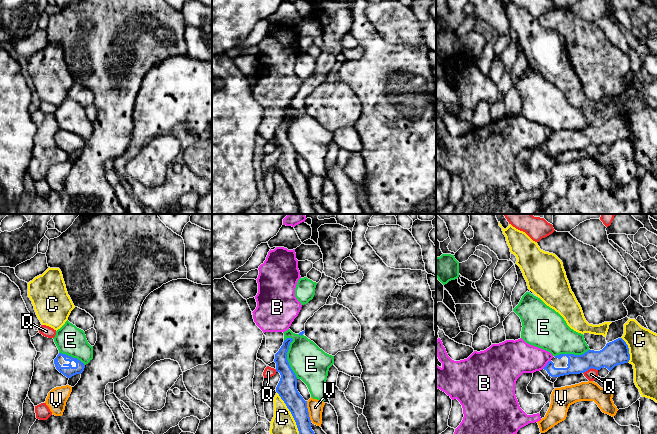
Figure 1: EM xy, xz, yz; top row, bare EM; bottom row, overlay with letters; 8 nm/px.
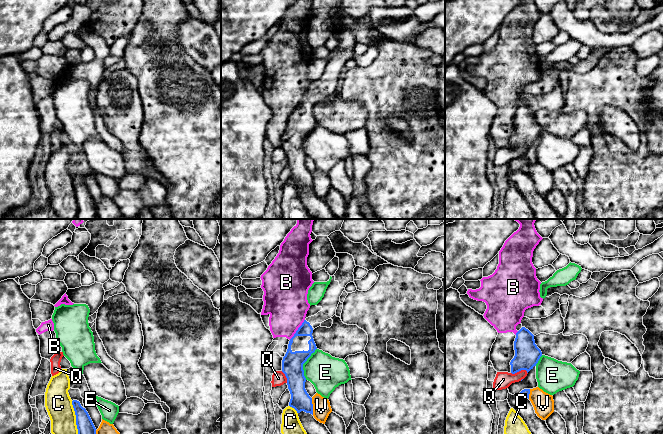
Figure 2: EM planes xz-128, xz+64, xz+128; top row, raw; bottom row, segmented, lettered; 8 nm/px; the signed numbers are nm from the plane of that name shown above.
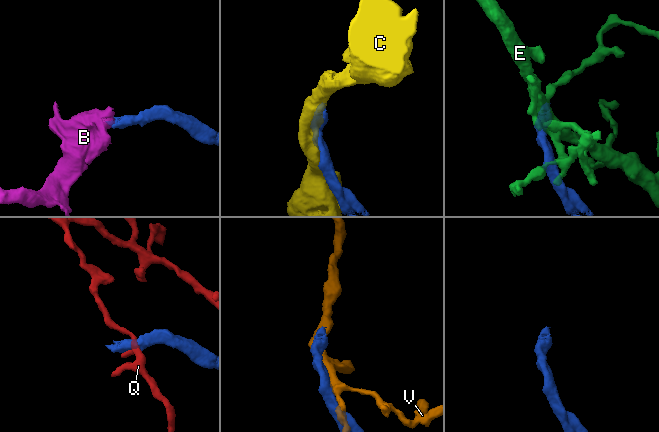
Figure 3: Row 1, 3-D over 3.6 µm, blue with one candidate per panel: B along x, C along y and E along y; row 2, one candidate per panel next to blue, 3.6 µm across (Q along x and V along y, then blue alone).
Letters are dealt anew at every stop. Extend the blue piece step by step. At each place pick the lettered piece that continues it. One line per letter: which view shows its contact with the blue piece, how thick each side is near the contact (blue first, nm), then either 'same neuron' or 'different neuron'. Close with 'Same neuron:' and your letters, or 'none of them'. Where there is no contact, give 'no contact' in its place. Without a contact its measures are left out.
B: yz | 150/280 nm | different neuron
C: xz | 160/220 nm | different neuron
E: xz | 160/300 nm | different neuron
Q: yz | 190/90 nm | different neuron
V: xz | 160/130 nm | different neuron
Same neuron: none of them

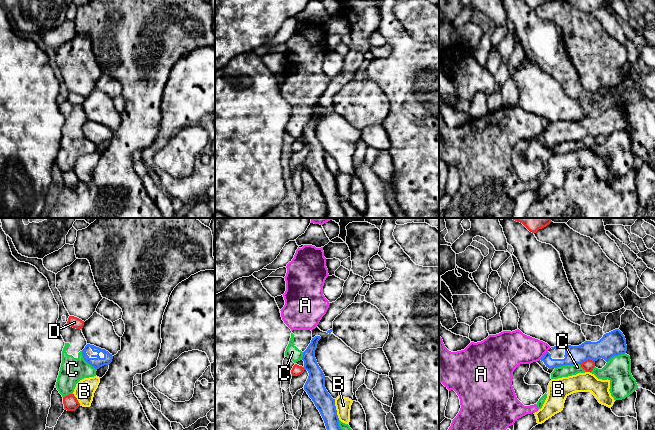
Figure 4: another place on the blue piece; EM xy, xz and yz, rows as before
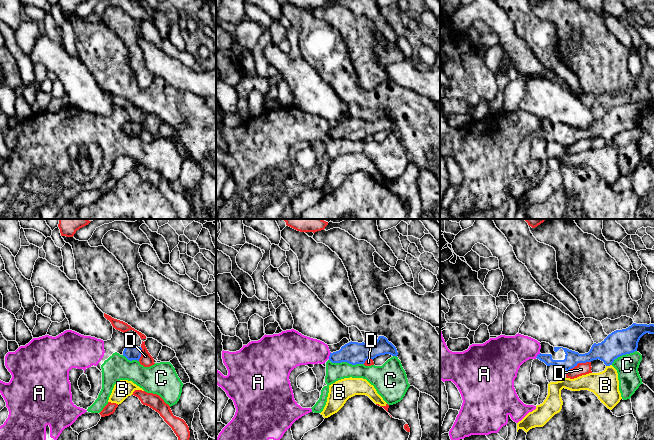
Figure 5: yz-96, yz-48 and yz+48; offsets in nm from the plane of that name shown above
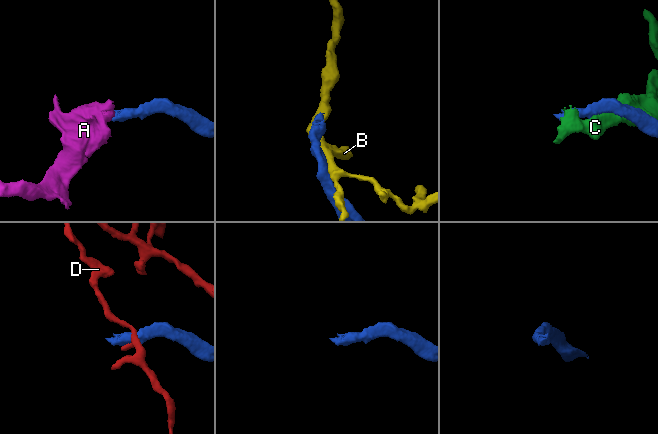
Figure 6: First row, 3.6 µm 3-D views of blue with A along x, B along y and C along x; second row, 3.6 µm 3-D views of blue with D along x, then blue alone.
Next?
A: yz | 150/280 nm | different neuron
B: xz | 160/130 nm | different neuron
C: yz | 150/100 nm | different neuron
D: yz | 190/90 nm | different neuron
Same neuron: none of them

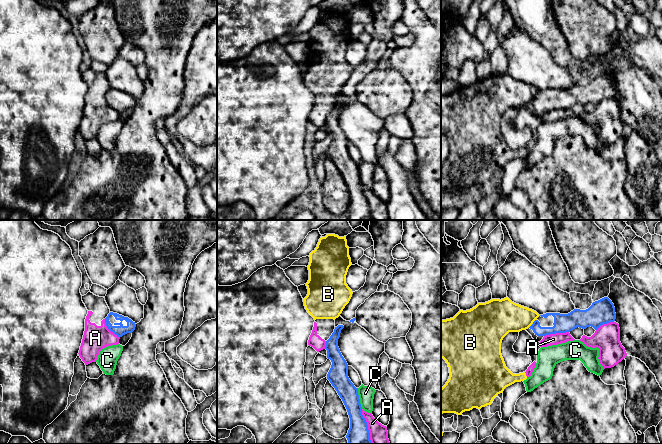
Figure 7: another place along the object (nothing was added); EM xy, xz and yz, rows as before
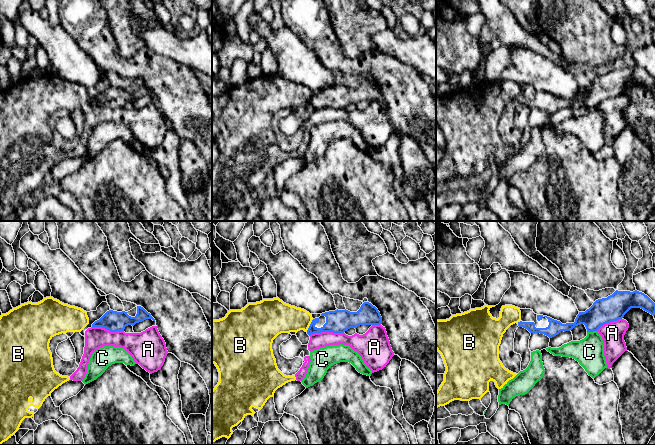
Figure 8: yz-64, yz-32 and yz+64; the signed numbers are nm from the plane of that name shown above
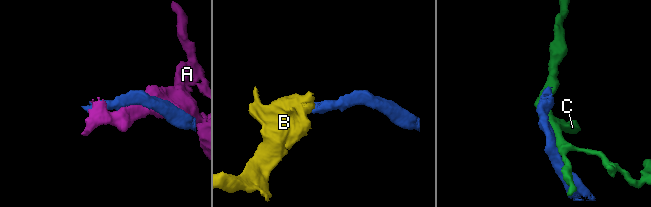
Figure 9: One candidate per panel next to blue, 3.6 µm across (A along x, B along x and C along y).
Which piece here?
A: xz | 190/140 nm | different neuron
B: yz | 150/280 nm | different neuron
C: xz | 160/130 nm | different neuron
Same neuron: none of them

